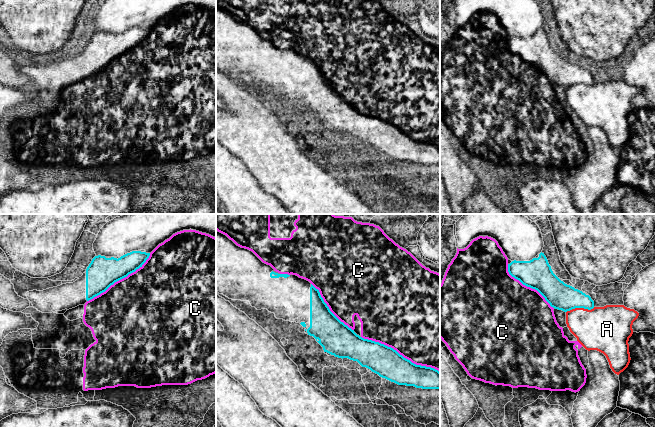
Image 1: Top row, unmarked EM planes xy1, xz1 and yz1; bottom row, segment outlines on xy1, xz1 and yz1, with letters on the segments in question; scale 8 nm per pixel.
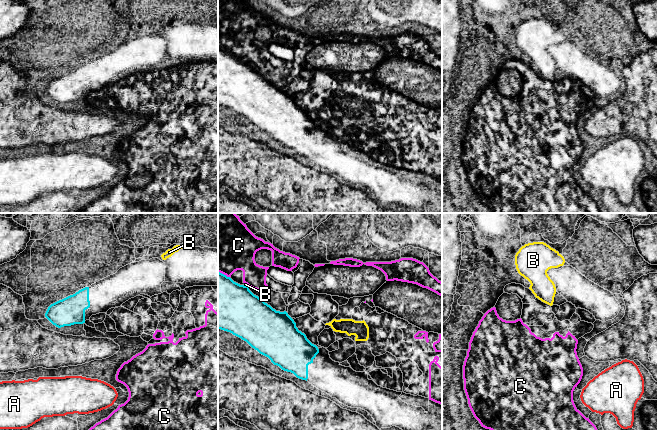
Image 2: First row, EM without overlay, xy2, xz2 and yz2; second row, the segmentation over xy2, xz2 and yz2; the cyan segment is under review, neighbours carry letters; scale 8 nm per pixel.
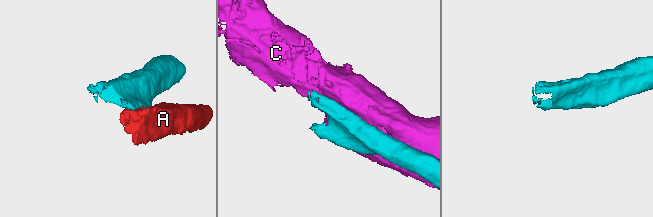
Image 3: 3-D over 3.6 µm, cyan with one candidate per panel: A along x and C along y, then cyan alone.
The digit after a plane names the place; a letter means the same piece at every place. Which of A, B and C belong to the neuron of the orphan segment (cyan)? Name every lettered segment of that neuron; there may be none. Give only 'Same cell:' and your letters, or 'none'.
Same cell: none

